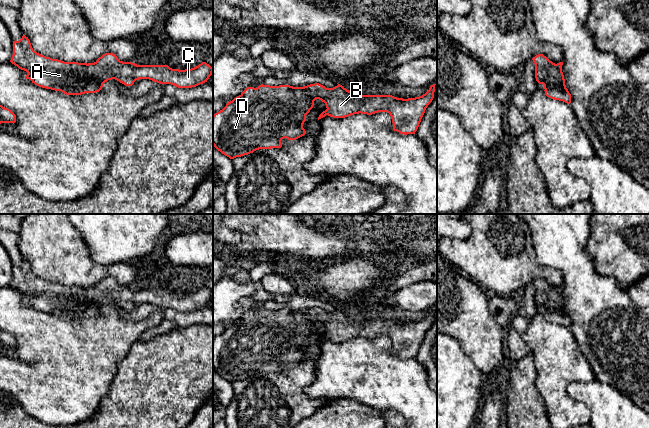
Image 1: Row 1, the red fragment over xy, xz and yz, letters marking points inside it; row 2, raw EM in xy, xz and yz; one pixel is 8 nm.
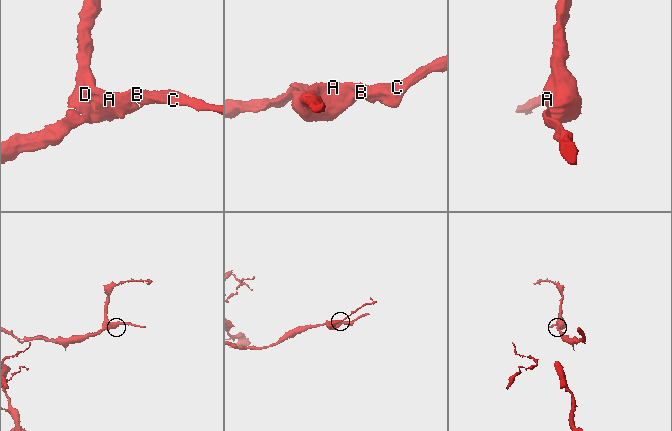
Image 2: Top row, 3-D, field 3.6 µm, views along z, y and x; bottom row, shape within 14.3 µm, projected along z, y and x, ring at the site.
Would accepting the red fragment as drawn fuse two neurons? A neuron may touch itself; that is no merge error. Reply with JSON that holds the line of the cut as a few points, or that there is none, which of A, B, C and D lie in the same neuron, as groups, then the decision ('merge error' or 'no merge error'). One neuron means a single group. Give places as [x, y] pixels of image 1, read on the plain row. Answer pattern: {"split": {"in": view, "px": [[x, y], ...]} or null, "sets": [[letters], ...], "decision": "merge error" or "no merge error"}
{"split": null, "sets": [["A", "B", "C", "D"]], "decision": "no merge error"}

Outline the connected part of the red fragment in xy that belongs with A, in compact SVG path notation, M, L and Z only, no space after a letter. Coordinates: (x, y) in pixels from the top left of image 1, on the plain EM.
M24 258L19 265L13 265L10 286L26 295L25 302L35 309L66 319L99 316L103 308L112 303L126 310L132 310L139 303L149 303L178 312L191 312L207 306L213 297L213 292L206 286L191 293L179 294L168 289L123 286L113 277L103 278L94 287L64 286L34 275Z

